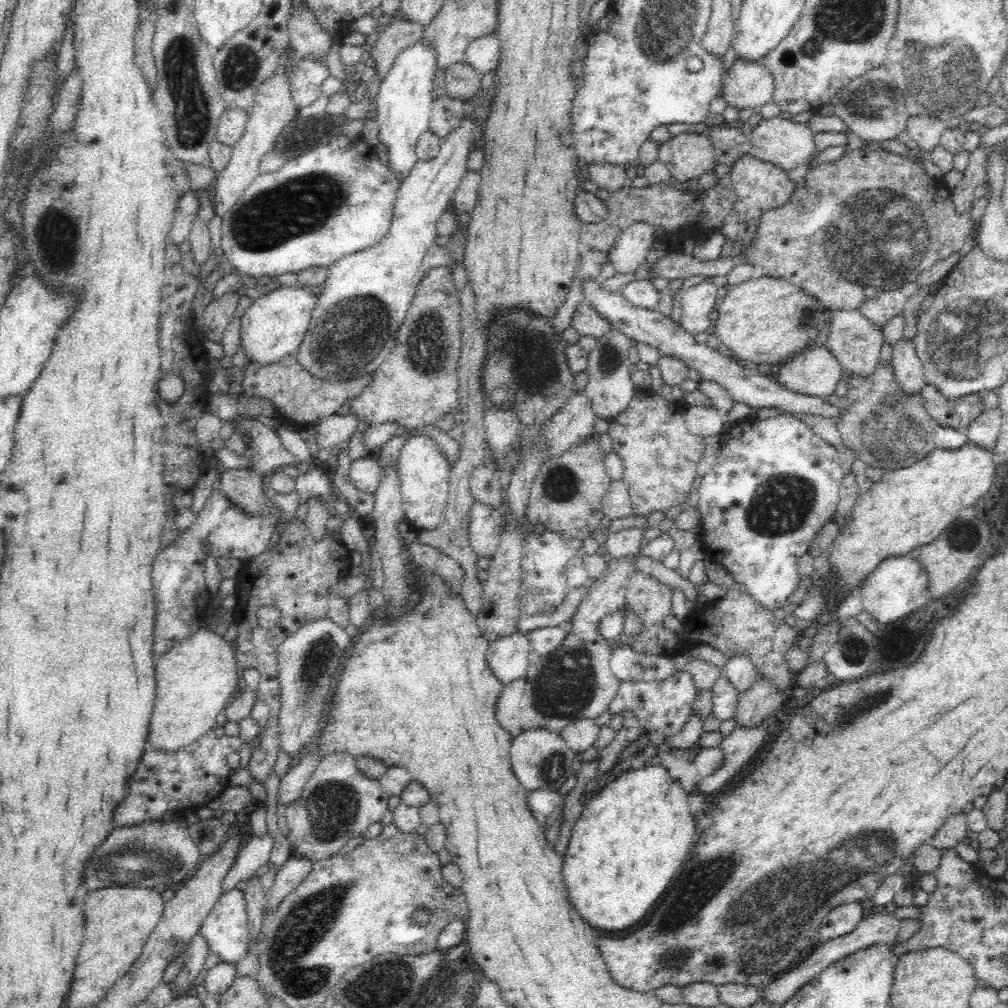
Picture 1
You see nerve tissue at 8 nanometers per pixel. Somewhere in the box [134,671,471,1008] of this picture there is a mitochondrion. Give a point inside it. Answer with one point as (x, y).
(310, 920)

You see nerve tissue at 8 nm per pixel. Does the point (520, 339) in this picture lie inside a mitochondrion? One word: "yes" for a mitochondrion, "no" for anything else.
yes

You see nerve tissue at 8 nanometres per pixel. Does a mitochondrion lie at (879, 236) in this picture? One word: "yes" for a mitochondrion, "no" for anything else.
yes

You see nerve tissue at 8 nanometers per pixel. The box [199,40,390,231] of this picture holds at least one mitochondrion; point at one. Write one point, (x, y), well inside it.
(242, 63)

